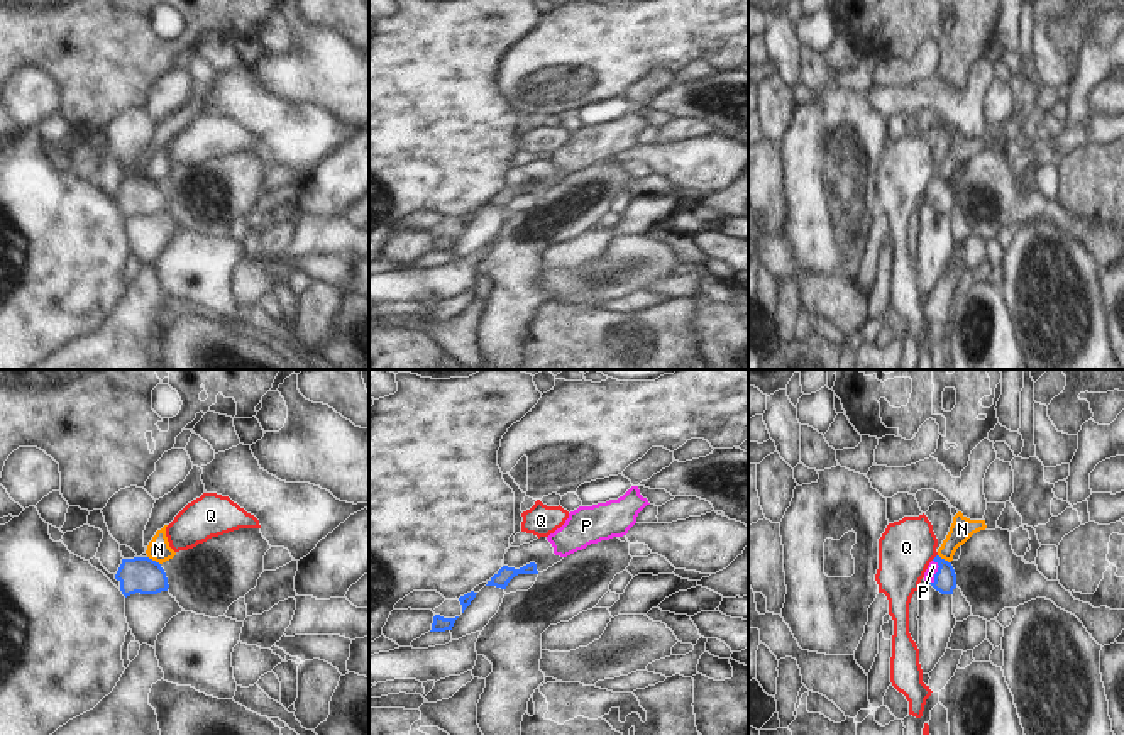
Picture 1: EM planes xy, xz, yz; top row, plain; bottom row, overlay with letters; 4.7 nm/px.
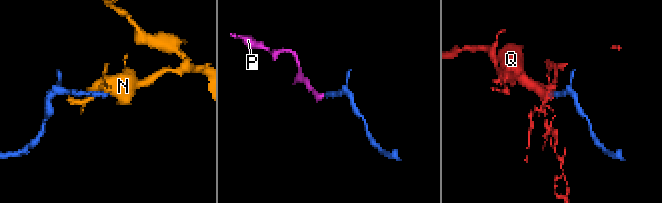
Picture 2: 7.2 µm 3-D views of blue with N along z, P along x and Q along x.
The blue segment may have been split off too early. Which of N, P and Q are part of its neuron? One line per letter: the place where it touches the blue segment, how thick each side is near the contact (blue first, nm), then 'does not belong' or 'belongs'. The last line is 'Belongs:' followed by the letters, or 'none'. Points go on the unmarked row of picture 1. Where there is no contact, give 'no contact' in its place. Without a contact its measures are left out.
N: xy (154, 182) | 180/110 nm | does not belong
P: yz (938, 192) | 110/50 nm | belongs
Q: yz (935, 178) | 110/260 nm | does not belong
Belongs: P

